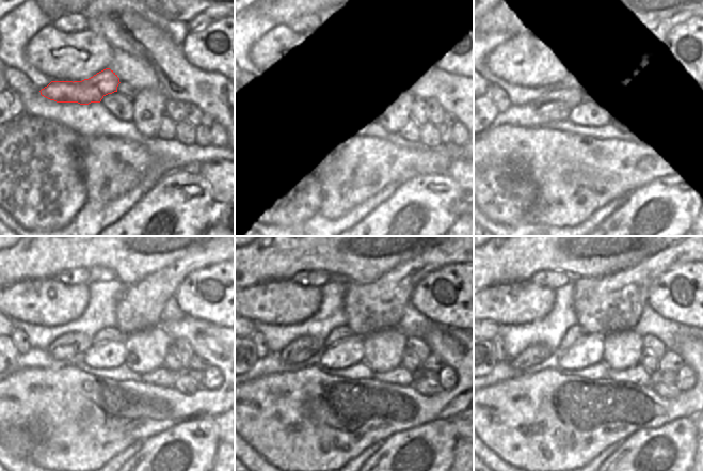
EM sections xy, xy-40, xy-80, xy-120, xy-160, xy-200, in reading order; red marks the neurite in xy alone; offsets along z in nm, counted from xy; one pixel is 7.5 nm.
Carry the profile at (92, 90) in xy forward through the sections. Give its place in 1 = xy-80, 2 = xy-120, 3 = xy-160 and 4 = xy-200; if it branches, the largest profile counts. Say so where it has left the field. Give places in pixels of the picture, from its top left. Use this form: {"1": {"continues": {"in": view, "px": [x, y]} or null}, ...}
{"1": {"continues": {"in": "xy-80", "px": [556, 105]}}, "2": {"continues": {"in": "xy-120", "px": [72, 345]}}, "3": {"continues": {"in": "xy-160", "px": [298, 351]}}, "4": {"continues": {"in": "xy-200", "px": [538, 352]}}}

